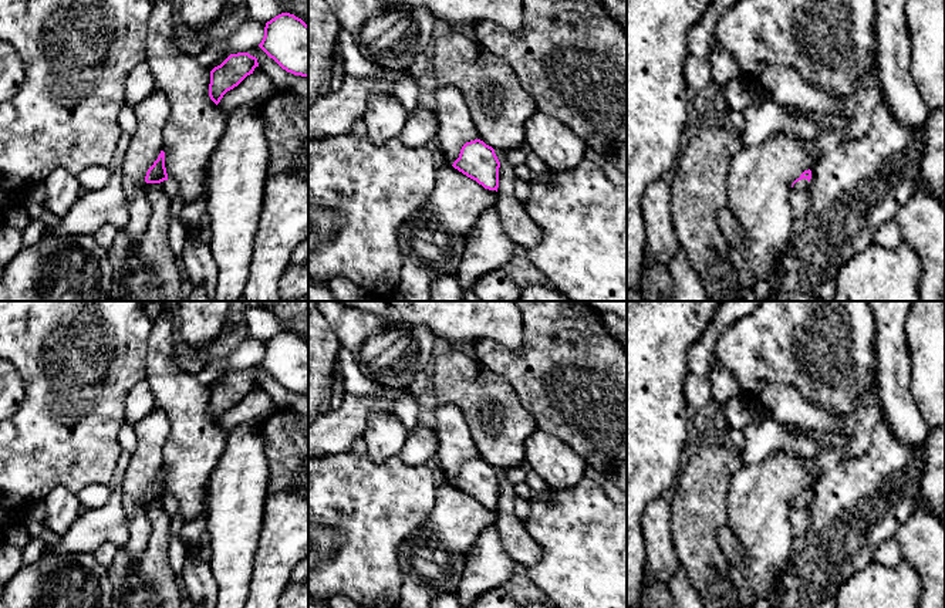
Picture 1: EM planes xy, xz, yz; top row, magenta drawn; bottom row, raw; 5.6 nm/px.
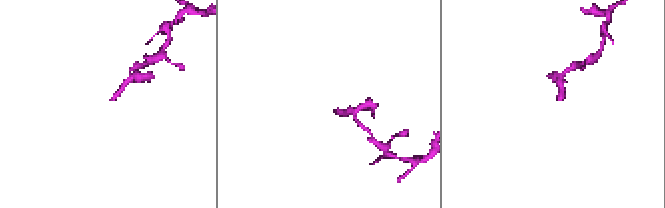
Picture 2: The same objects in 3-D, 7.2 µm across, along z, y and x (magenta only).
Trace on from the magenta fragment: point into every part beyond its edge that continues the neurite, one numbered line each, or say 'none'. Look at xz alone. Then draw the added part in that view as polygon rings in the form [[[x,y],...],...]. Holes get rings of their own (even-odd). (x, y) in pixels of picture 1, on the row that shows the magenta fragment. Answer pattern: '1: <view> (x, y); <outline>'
none

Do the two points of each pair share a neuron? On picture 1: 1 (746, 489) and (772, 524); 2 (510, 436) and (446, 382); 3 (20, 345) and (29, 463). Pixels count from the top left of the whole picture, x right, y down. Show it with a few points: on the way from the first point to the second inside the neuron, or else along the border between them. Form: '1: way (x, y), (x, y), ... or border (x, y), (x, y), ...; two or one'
1: way (755, 497), (758, 500), (758, 510), (763, 516); one
2: way (492, 429), (479, 425), (479, 415), (465, 401); one
3: way (36, 375), (36, 433); one

